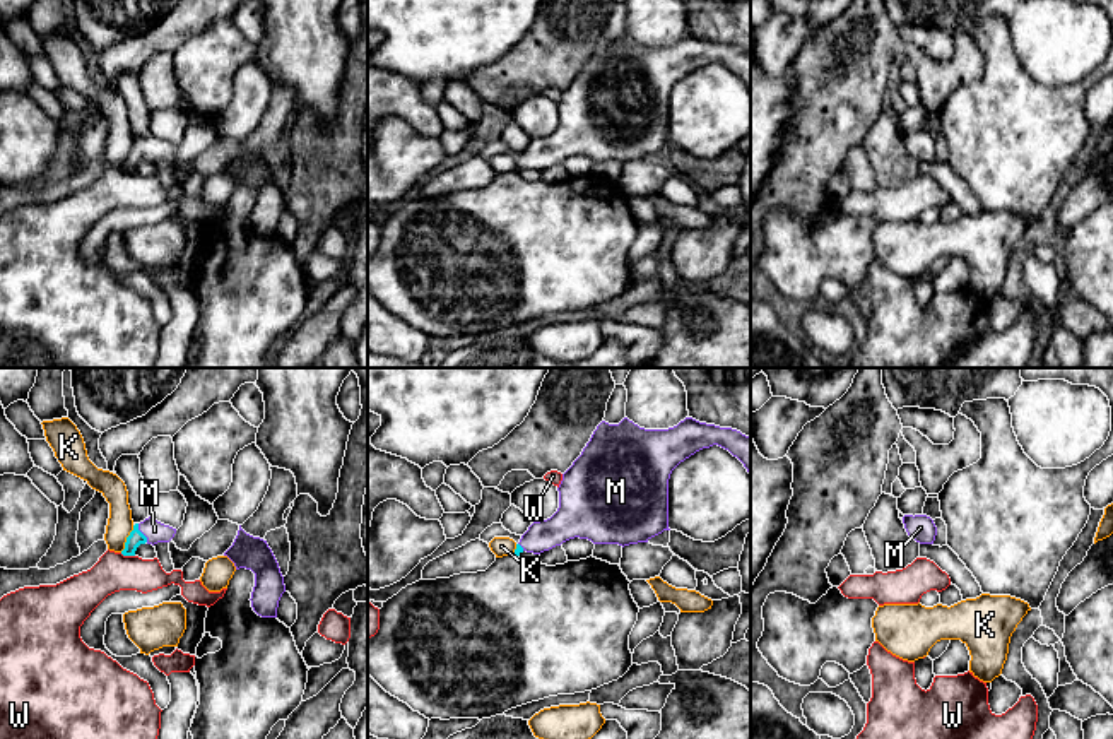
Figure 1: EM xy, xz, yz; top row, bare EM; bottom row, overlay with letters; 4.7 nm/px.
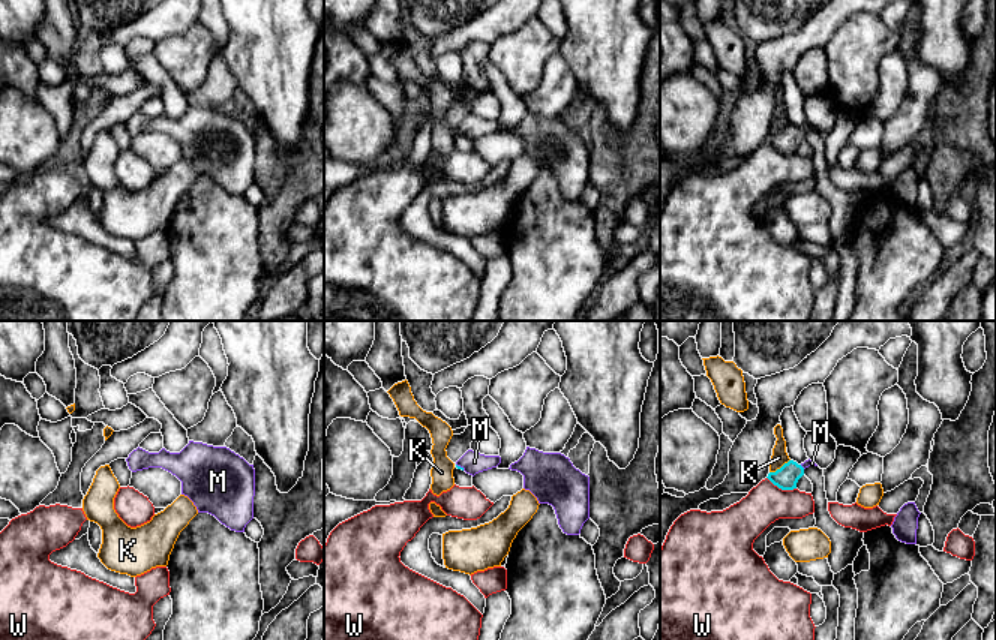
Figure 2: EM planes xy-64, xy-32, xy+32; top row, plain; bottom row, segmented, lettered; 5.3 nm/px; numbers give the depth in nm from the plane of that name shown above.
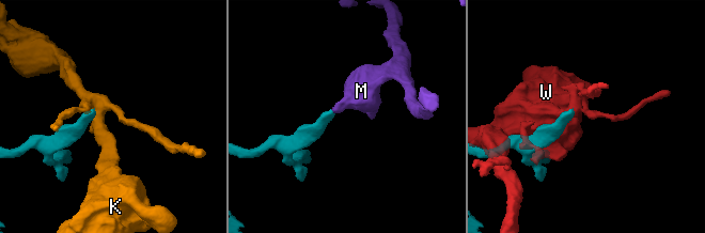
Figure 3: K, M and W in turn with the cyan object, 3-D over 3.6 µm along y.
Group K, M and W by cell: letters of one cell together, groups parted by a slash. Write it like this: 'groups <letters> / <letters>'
groups K / M / W

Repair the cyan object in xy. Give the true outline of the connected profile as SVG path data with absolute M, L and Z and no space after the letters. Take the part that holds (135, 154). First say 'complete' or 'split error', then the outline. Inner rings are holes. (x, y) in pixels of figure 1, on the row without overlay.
split error; M152 133L145 135L140 140L133 142L133 147L127 154L123 173L135 173L135 168L140 161L157 161L169 159L176 151L176 145L164 142Z

